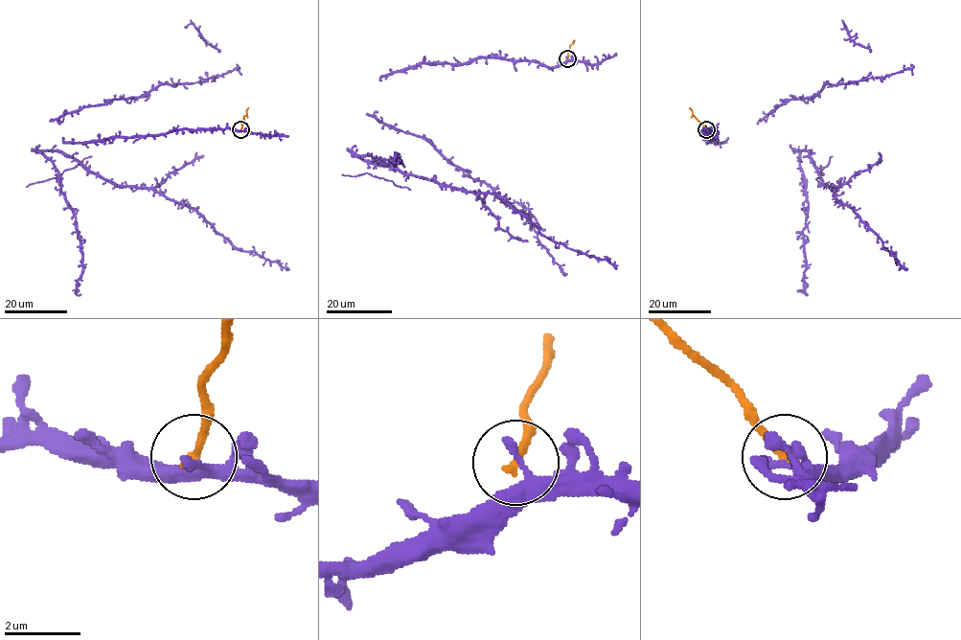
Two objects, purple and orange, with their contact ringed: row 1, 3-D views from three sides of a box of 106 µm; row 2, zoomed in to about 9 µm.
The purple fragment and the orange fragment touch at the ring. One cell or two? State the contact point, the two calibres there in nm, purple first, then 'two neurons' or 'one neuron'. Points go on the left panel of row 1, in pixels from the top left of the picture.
place (240, 129); calibres 300 and 240 nm; two neurons

